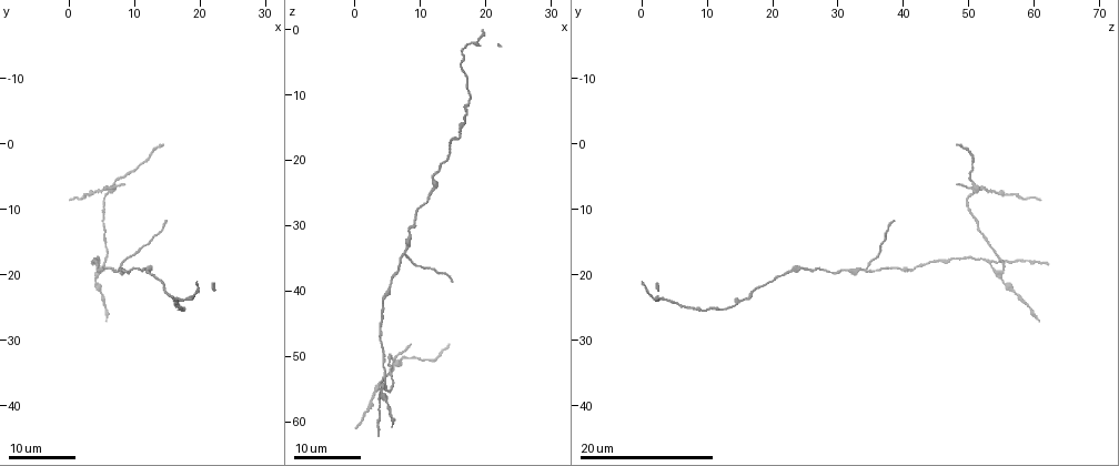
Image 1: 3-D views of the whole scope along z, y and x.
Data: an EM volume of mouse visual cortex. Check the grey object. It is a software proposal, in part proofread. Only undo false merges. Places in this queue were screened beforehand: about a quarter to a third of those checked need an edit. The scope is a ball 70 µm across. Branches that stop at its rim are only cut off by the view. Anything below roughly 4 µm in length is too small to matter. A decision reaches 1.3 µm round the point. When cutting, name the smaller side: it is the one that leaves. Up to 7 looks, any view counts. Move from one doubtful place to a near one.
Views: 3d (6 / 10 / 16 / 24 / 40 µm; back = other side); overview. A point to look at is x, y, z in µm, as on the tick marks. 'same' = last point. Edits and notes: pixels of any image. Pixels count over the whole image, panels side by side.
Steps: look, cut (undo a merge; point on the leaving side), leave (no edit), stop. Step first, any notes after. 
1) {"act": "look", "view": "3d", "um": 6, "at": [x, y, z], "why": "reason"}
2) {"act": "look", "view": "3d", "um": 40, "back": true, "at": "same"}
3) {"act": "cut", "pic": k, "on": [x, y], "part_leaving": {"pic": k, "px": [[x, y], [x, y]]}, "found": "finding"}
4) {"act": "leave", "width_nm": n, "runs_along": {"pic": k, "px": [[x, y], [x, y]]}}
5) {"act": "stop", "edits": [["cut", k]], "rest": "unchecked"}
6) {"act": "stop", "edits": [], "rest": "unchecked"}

{"act": "look", "view": "3d", "um": 16, "at": [7.5, 19.0, 34.0], "why": "three-way junction"}

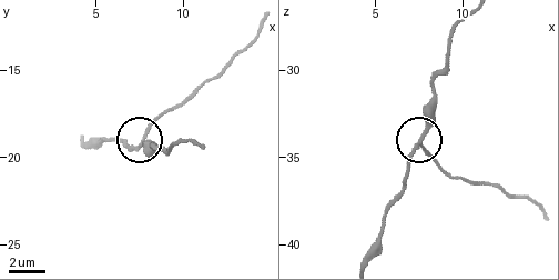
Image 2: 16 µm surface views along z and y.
{"act": "look", "view": "3d", "um": 10, "at": [7.7, 19.1, 34.2], "why": "zoom in"}

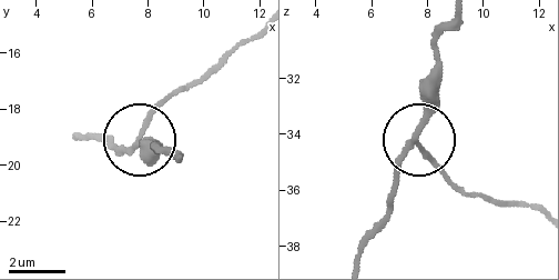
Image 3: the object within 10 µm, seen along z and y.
{"act": "cut", "pic": 3, "on": [151, 108], "width_nm": 200, "part_leaving": {"pic": 3, "px": [[418, 139], [468, 193], [540, 206]]}, "found": "a second cell is stuck on"}

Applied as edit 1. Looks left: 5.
{"act": "look", "view": "overview"}

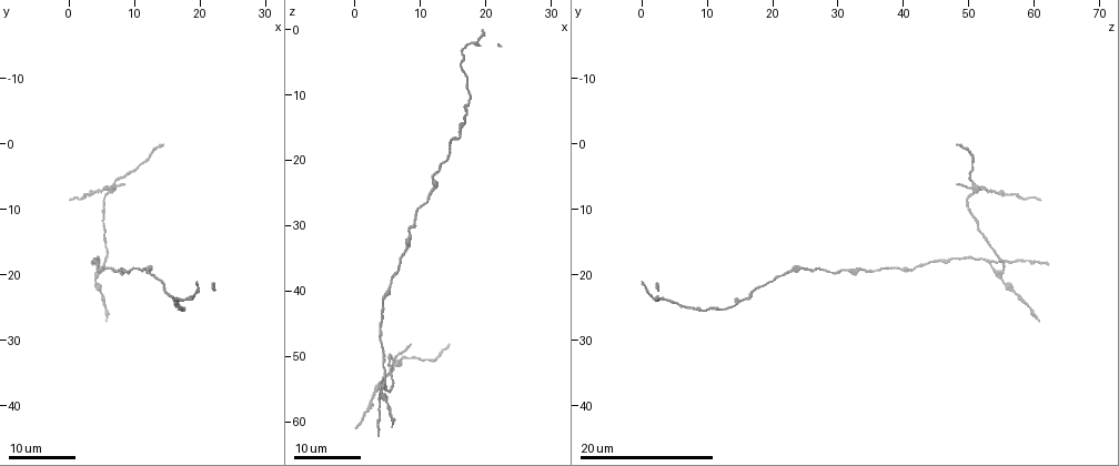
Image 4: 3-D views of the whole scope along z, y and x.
{"act": "look", "view": "3d", "um": 16, "at": [12.0, 20.0, 22.5], "why": "sudden change in width"}

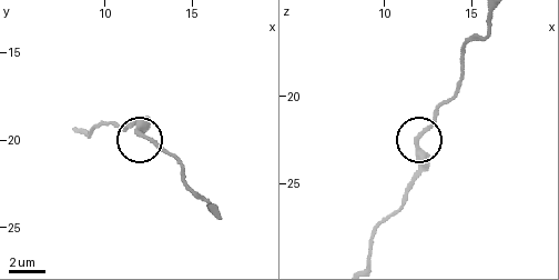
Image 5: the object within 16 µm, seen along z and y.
{"act": "look", "view": "3d", "um": 6, "at": [11.9, 19.6, 22.4]}

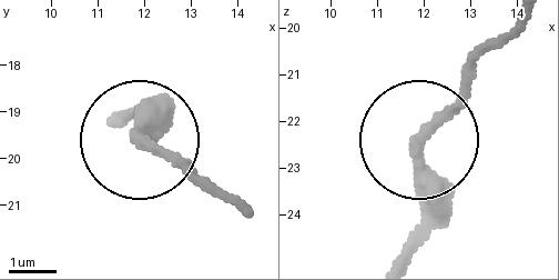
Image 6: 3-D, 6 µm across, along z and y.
{"act": "leave", "found": "all the same cell"}

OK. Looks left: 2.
{"act": "look", "view": "3d", "um": 24, "at": [4.0, 18.0, 53.5]}

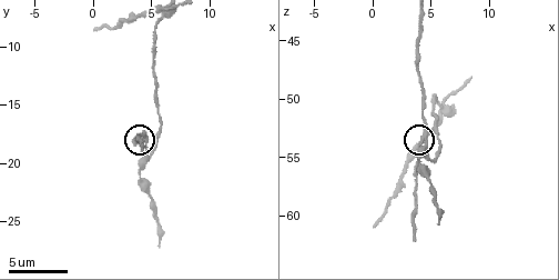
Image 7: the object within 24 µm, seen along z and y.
{"act": "look", "view": "3d", "um": 6, "at": [4.4, 18.0, 53.4]}

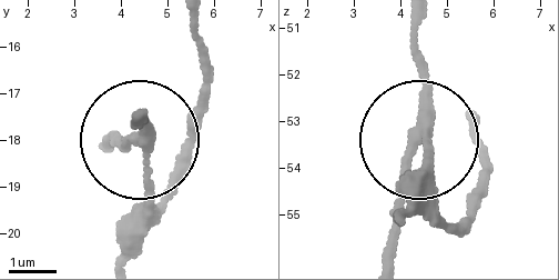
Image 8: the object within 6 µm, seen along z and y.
{"act": "cut", "pic": 8, "on": [117, 139], "arms": 3, "part_leaving": {"pic": 8, "px": [[416, 142], [393, 258]]}, "found": "two cells meet here"}

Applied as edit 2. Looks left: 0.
{"act": "stop", "edits": [["cut", 3], ["cut", 8]], "rest": "unchecked"}

